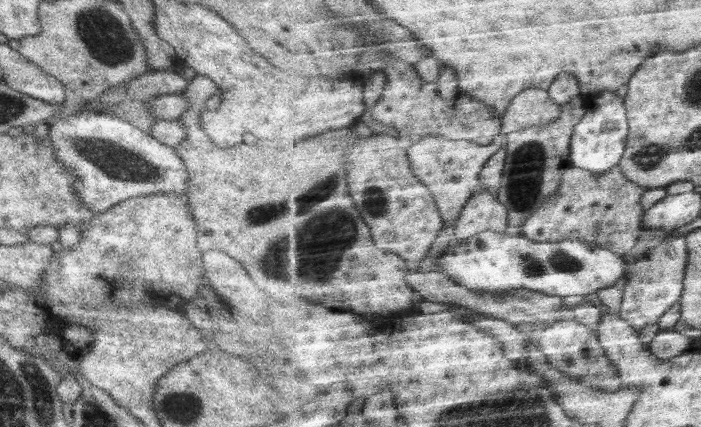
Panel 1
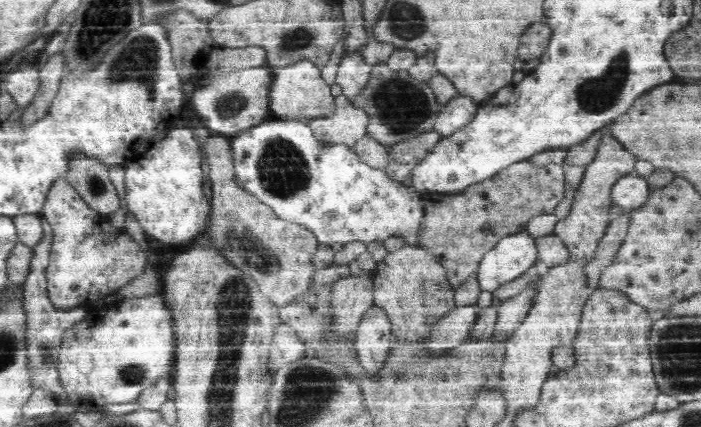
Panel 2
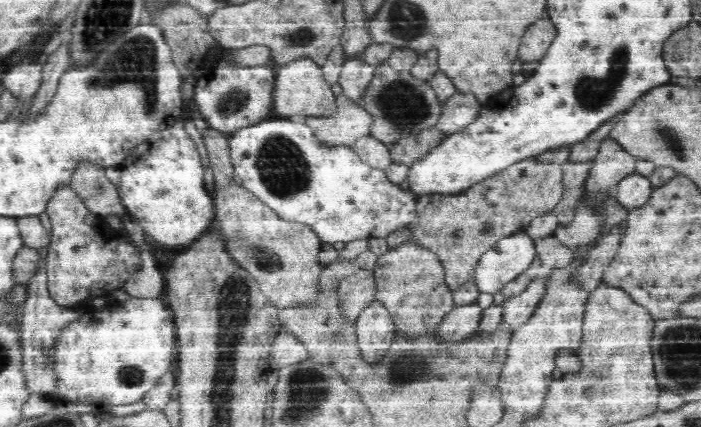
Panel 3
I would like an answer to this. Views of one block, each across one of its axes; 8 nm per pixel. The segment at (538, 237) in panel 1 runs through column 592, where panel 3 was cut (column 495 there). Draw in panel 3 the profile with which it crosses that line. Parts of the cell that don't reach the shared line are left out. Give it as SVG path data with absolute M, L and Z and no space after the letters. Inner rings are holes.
M535 155L491 174L461 193L417 197L412 238L439 256L446 286L452 292L472 279L474 266L486 250L501 238L524 232L534 218L550 213L562 194L561 165Z

